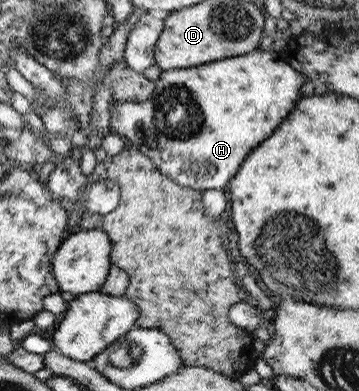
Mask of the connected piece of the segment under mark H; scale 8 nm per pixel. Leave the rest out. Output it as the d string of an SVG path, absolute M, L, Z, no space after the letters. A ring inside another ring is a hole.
M271 50L266 51L250 51L240 56L229 56L216 60L215 62L208 62L204 65L182 68L178 70L164 70L160 72L159 80L153 82L152 92L148 95L147 99L142 102L113 102L110 100L109 103L109 127L113 134L118 135L120 138L138 151L144 156L147 156L153 164L153 167L173 180L176 184L181 187L188 187L196 191L204 191L210 189L222 189L228 184L228 181L232 178L232 175L236 172L238 165L246 158L246 155L254 150L260 142L264 142L264 138L268 134L274 132L276 128L276 122L280 122L280 118L284 118L284 114L294 106L292 102L296 102L299 96L302 95L300 92L301 85L306 81L304 75L296 73L296 71L290 69L290 66L286 65L280 58L279 53Z

